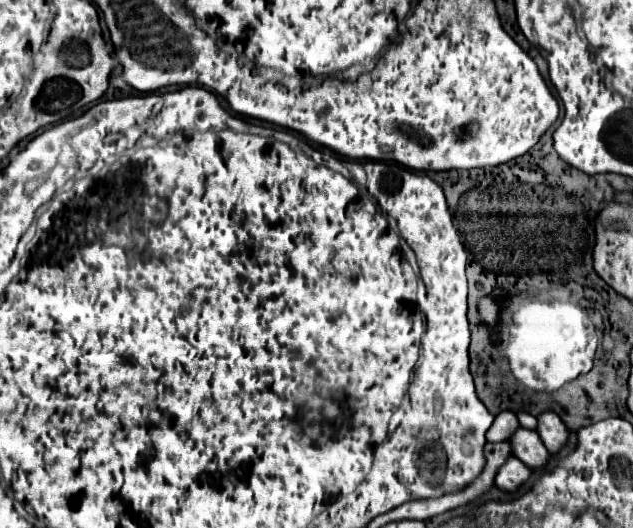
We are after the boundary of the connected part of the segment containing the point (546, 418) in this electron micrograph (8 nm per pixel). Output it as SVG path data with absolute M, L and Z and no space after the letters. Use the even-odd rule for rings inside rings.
M545 411L537 417L537 433L551 453L557 453L567 441L567 429L557 413Z

